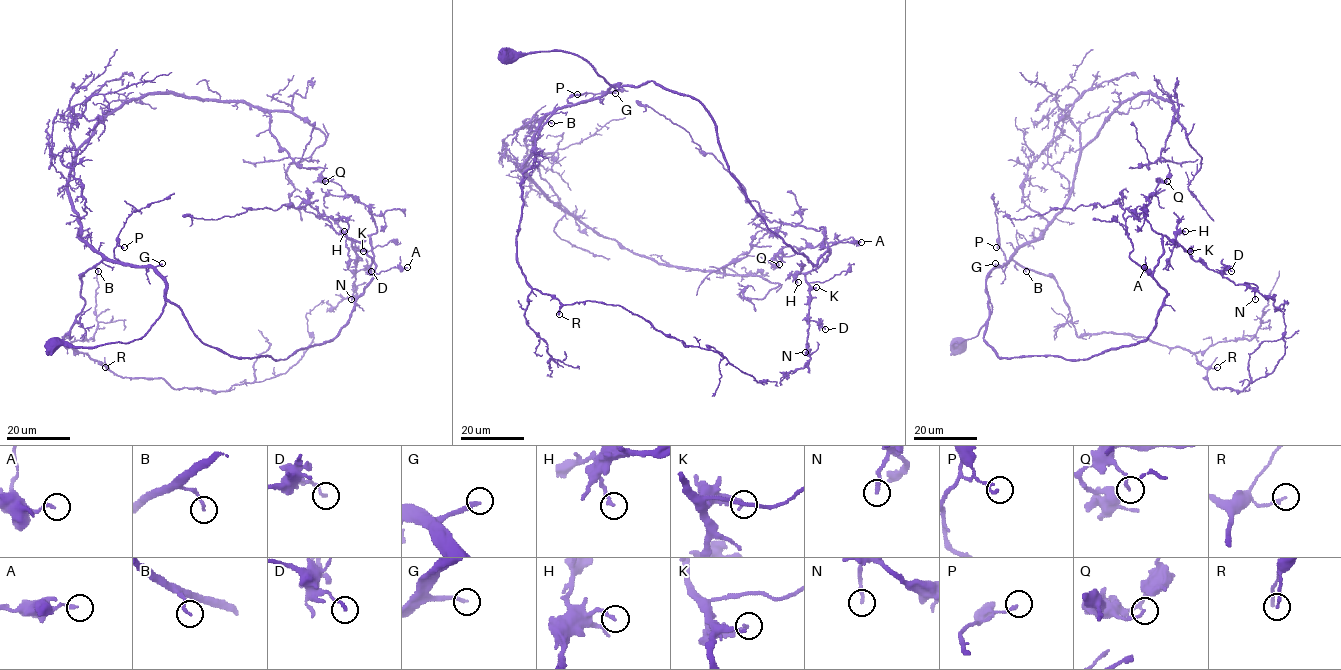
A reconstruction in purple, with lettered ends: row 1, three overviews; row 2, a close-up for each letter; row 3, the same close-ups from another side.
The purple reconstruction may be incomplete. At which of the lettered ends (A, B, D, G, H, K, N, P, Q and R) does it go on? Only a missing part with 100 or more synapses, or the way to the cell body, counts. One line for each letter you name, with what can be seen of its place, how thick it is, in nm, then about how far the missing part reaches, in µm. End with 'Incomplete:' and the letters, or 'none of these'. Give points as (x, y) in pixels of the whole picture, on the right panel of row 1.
G: (995, 263) | 220 nm | 70 µm
Incomplete: G

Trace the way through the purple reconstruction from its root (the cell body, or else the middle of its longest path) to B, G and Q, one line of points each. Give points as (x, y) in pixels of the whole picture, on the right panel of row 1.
B: (957, 344), (954, 347), (955, 342), (975, 337), (991, 315), (987, 275), (1009, 260), (1015, 260), (1026, 271)
G: (957, 344), (954, 347), (955, 342), (975, 337), (991, 315), (986, 275), (995, 263)
Q: (957, 344), (989, 300), (983, 339), (999, 357), (1143, 342), (1167, 294), (1143, 208), (1167, 181)

